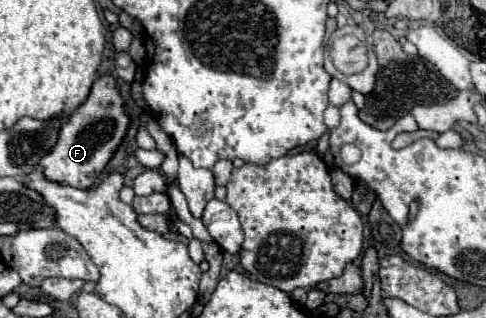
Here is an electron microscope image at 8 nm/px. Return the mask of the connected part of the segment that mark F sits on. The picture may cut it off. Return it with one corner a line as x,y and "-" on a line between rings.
102,74
94,82
88,100
72,116
68,116
68,122
64,122
64,126
60,128
60,138
56,140
56,146
52,146
52,150
48,150
44,158
40,158
38,166
50,182
88,190
94,186
98,174
106,168
106,164
112,160
114,152
122,144
130,122
132,120
126,114
126,106
116,88
114,76

